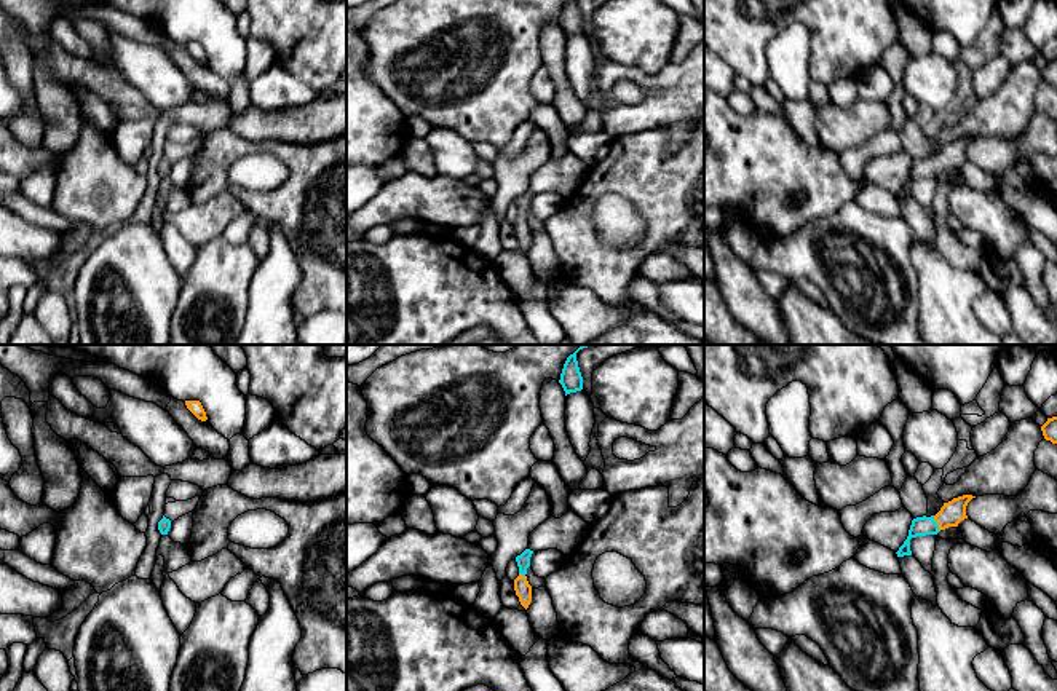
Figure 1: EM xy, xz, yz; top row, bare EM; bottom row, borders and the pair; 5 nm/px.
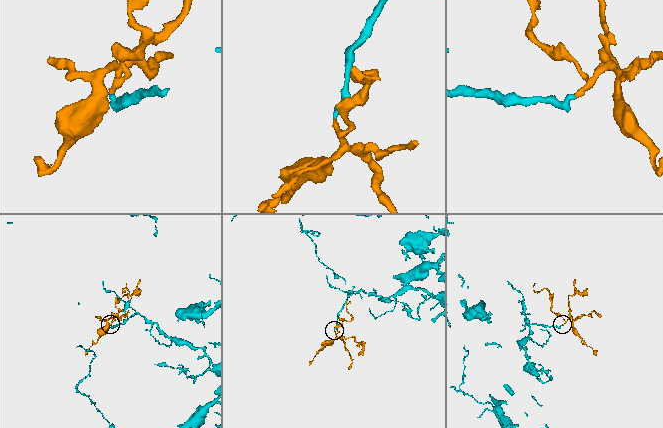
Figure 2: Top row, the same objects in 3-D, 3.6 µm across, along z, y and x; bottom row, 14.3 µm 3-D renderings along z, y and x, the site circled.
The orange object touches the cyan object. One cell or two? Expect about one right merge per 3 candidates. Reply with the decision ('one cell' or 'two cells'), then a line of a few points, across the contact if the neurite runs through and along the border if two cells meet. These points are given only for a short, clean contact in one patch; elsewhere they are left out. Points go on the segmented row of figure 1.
one cell; line yz (952, 513), (938, 524), (923, 525)

